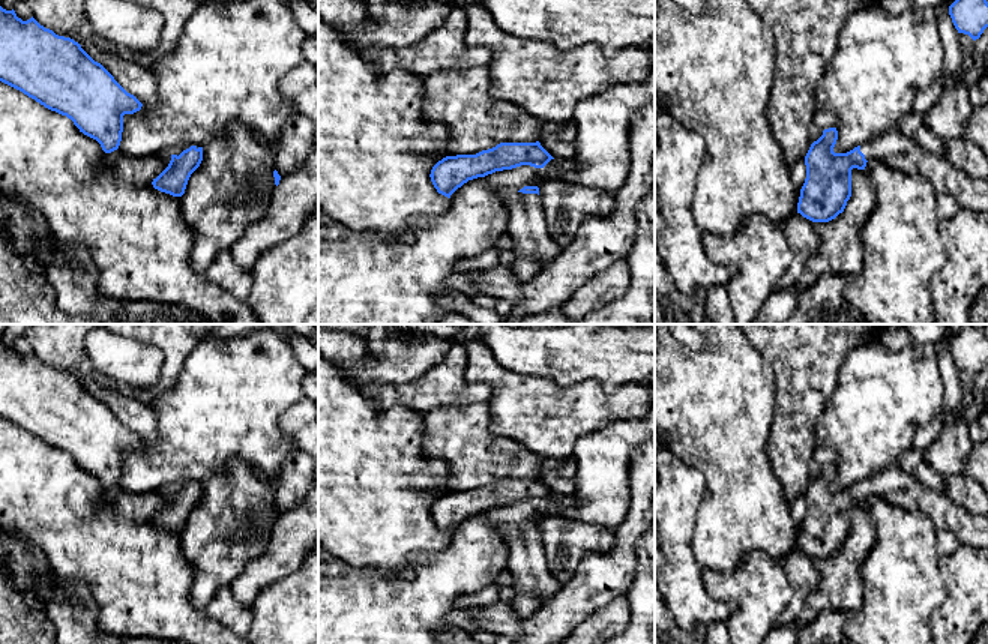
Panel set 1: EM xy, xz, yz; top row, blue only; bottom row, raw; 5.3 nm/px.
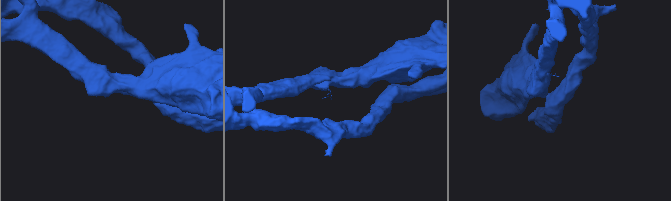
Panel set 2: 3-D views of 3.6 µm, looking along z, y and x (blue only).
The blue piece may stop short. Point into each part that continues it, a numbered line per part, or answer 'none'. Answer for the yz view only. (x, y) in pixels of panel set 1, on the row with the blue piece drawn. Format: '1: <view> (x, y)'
1: yz (895, 149)

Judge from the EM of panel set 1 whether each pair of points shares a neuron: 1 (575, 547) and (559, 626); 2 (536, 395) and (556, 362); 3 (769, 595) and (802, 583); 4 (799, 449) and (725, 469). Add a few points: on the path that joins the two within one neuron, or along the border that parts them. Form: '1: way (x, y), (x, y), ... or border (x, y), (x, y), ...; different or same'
1: border (611, 550), (607, 553), (589, 553), (578, 563); different
2: border (512, 371), (550, 377), (560, 386), (581, 383); different
3: border (783, 563), (792, 599), (777, 619); different
4: border (772, 422), (768, 460), (783, 490); different

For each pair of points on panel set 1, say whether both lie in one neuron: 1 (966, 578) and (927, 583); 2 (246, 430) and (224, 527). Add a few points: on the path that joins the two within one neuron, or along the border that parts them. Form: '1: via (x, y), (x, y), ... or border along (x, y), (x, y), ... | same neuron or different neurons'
1: border along (942, 557), (942, 578), (946, 598), (936, 611) | different neurons
2: border along (207, 478), (231, 463), (243, 463), (269, 482) | different neurons

